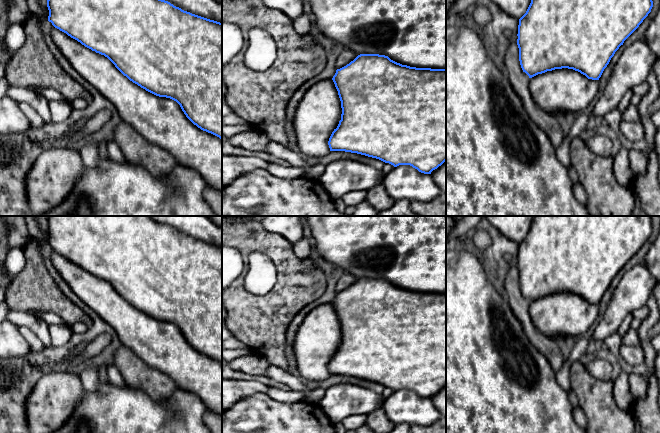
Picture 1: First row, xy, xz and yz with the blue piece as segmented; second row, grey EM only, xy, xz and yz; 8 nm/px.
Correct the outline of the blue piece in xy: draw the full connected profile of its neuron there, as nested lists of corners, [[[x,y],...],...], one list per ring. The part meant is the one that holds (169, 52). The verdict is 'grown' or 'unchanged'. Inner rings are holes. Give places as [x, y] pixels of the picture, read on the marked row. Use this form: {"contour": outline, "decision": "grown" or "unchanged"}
{"contour": [[[47,0],[47,7],[49,10],[48,21],[54,26],[51,32],[54,44],[57,45],[75,71],[113,104],[121,120],[132,126],[149,143],[169,152],[178,164],[195,169],[207,185],[222,191],[222,23],[184,11],[165,0]]], "decision": "grown"}

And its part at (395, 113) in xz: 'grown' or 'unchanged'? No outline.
grown

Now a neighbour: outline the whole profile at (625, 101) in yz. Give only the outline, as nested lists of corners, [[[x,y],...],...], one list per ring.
[[[627,91],[623,98],[621,99],[621,101],[619,102],[617,109],[621,113],[623,113],[629,106],[632,95],[633,95],[632,91]]]

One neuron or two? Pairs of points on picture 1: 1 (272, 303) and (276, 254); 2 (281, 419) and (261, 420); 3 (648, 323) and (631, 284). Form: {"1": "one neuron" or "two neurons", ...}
{"1": "one neuron", "2": "one neuron", "3": "two neurons"}

